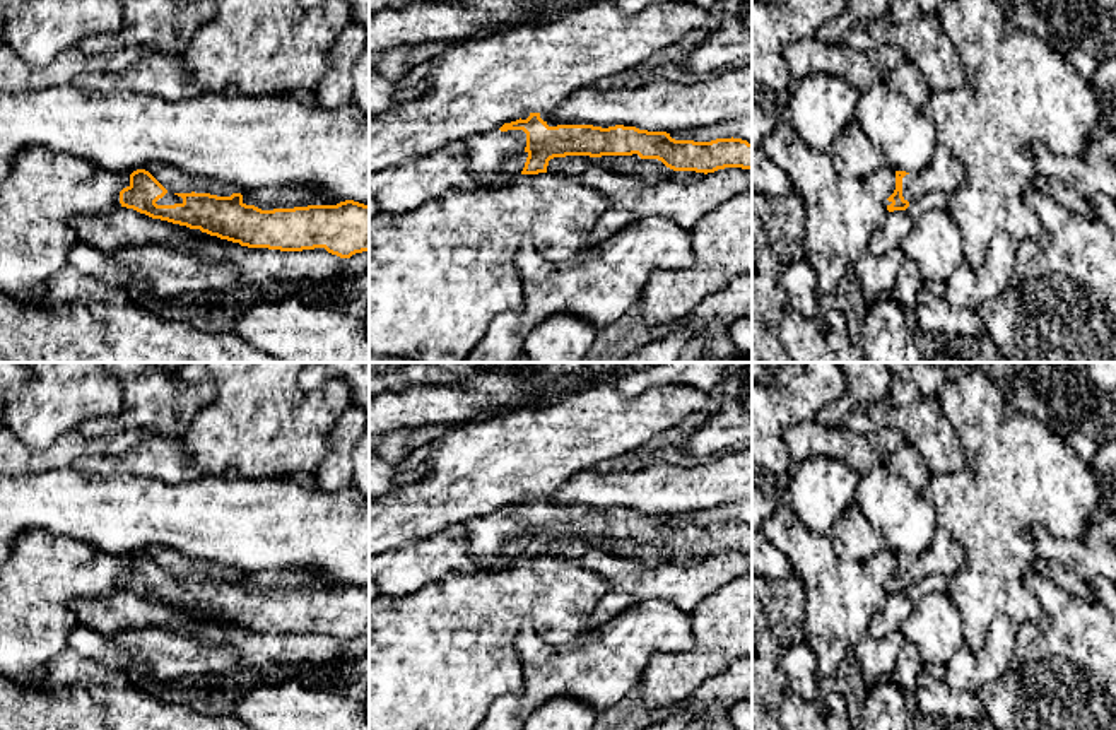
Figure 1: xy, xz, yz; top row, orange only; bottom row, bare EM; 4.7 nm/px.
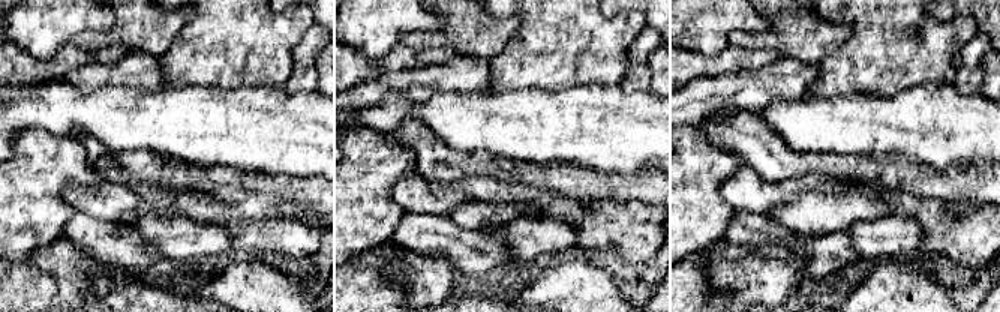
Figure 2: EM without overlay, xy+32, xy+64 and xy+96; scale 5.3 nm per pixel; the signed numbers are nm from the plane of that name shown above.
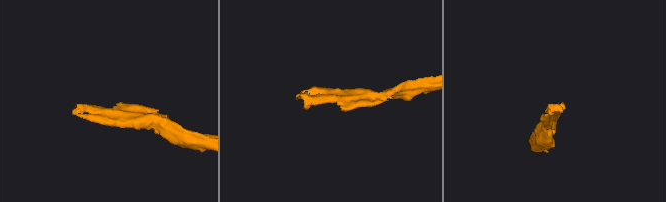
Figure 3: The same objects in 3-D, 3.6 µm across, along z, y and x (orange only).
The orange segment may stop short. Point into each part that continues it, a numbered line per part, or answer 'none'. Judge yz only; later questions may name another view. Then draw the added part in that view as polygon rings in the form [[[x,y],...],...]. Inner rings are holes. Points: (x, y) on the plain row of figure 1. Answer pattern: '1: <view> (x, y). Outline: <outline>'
1: yz (945, 556). Outline: [[[937,528],[926,550],[902,561],[902,580],[911,586],[930,574],[949,578],[962,568],[964,561],[964,547],[947,530]]]

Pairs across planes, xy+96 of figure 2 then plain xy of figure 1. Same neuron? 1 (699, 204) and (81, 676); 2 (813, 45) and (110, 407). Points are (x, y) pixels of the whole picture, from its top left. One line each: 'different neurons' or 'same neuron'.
1: different neurons
2: different neurons

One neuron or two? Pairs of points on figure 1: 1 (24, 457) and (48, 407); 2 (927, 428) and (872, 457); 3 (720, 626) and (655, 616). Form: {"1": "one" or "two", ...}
{"1": "two", "2": "two", "3": "two"}

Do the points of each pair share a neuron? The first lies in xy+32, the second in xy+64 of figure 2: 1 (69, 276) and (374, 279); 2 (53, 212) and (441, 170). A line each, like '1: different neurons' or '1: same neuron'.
1: same neuron
2: different neurons

